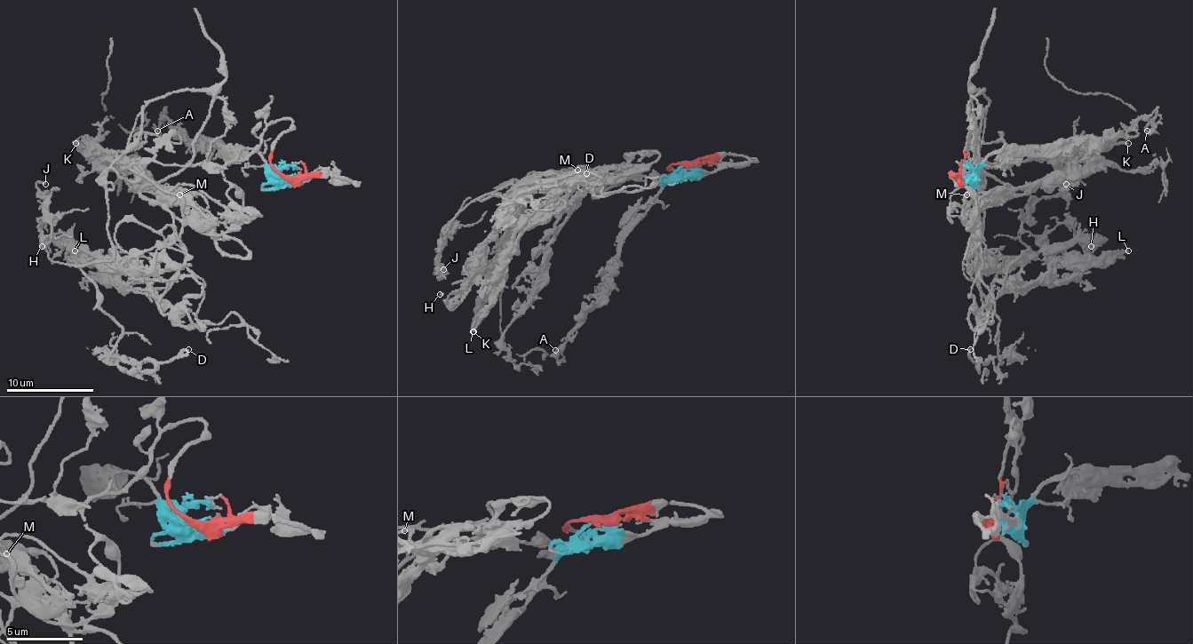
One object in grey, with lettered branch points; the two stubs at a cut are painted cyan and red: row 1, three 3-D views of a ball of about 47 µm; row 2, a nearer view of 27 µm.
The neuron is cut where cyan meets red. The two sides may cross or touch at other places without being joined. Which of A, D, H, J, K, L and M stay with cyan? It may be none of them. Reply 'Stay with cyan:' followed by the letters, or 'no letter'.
Stay with cyan: A

